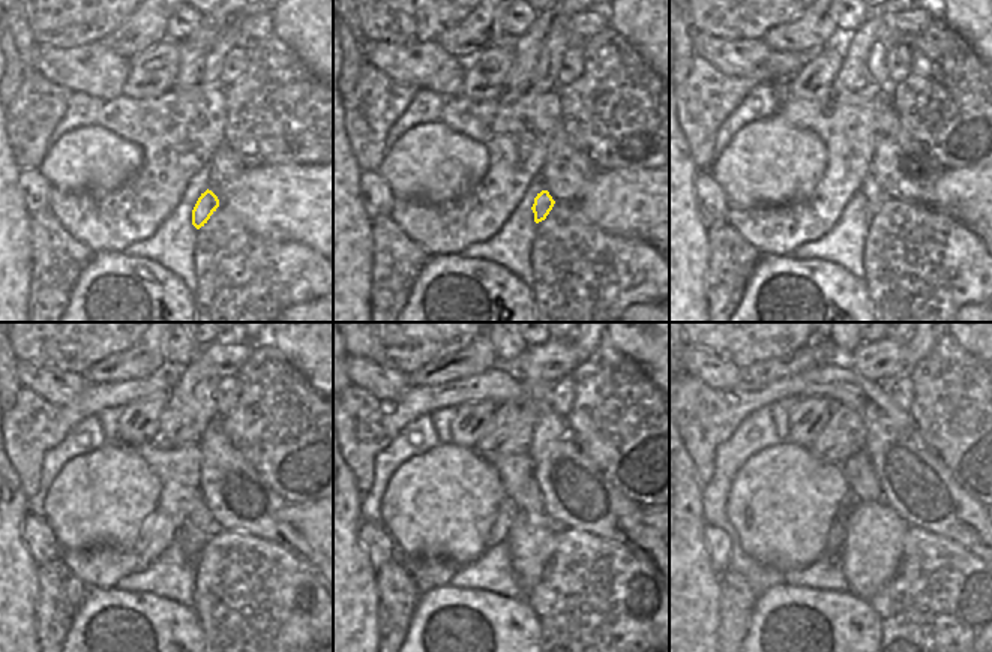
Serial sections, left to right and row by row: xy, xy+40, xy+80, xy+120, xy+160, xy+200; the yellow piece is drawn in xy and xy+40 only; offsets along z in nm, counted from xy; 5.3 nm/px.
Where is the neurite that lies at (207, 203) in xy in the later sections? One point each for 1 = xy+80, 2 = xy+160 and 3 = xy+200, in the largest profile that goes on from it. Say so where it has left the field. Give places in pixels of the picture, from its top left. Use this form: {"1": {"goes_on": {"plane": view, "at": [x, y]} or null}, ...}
{"1": {"goes_on": {"plane": "xy+80", "at": [875, 197]}}, "2": {"goes_on": {"plane": "xy+160", "at": [529, 499]}}, "3": {"goes_on": {"plane": "xy+200", "at": [863, 486]}}}

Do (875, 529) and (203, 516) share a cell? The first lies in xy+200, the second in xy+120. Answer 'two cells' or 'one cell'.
two cells

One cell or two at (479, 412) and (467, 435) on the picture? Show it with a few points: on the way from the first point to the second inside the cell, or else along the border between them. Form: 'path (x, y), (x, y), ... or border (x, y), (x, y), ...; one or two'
path (474, 418), (467, 429); one

